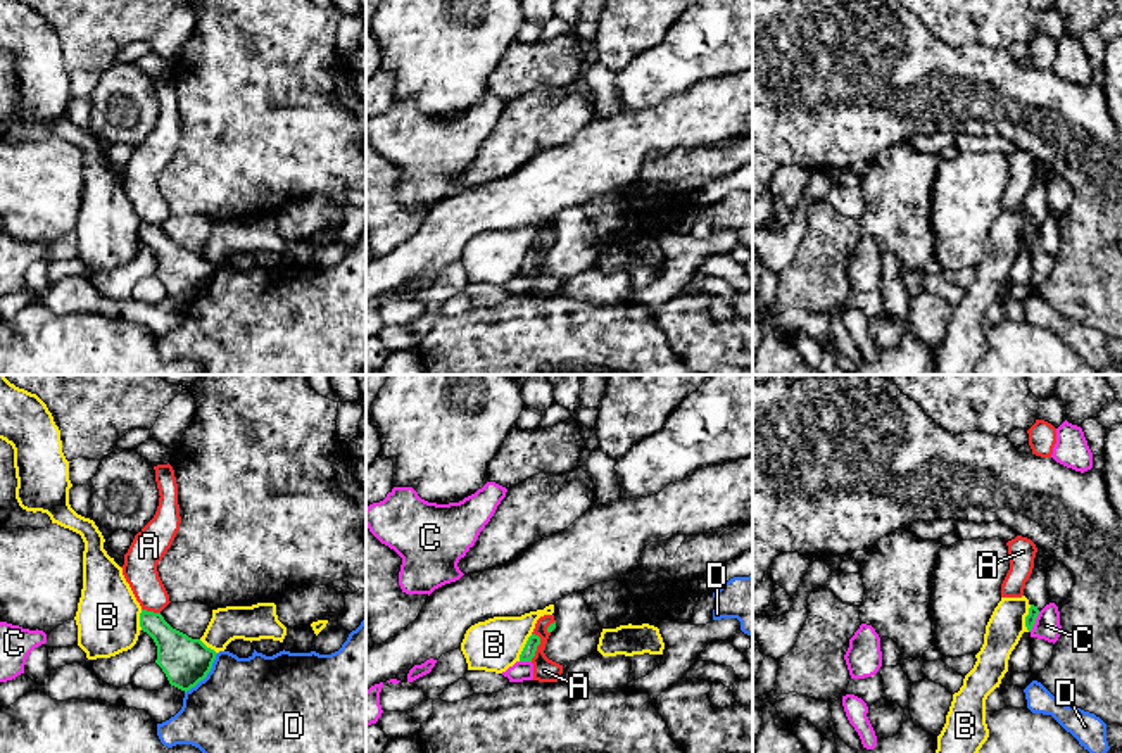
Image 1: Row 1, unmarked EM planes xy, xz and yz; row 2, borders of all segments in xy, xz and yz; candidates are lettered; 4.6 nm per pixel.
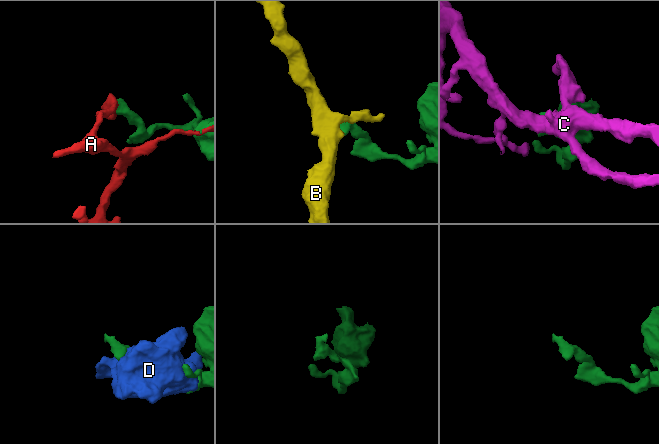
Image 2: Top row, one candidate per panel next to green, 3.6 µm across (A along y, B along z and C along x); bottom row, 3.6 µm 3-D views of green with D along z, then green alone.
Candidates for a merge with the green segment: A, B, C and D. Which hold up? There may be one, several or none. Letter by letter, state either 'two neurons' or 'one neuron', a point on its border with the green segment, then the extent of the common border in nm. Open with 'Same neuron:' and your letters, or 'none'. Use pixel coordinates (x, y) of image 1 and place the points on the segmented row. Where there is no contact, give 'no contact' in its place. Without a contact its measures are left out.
Same neuron: none
A: two neurons | xz (537, 645) | 140 nm
B: two neurons | xz (523, 648) | 140 nm
C: two neurons | yz (1034, 622) | 110 nm
D: two neurons | xy (206, 676) | 240 nm

